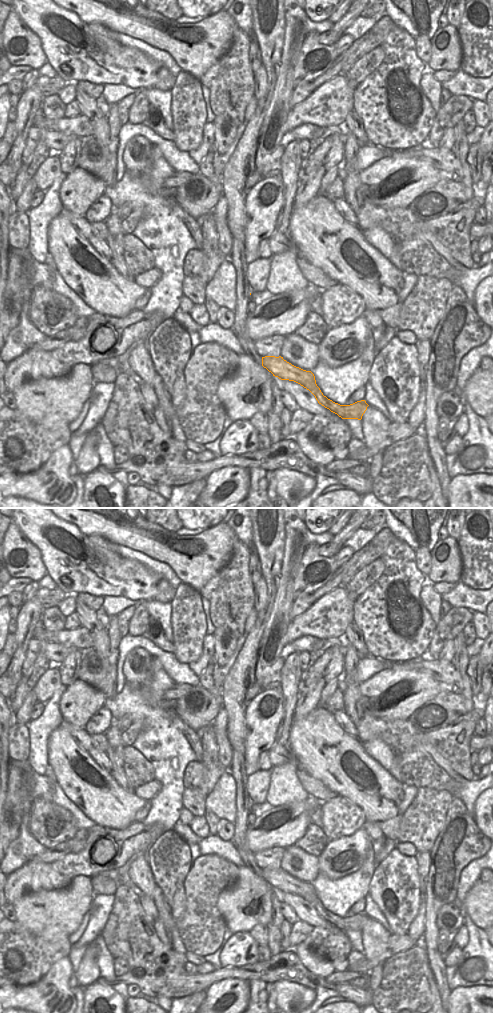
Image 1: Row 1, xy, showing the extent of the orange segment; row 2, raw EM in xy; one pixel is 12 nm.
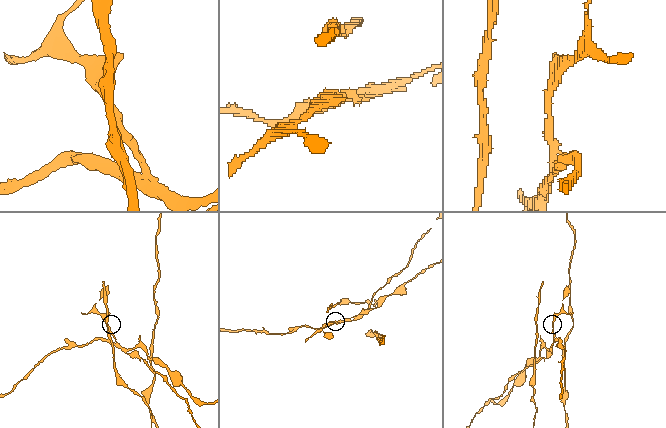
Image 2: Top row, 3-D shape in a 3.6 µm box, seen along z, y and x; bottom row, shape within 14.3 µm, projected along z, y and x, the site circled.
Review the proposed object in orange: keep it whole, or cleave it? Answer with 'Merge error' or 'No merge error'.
Merge error

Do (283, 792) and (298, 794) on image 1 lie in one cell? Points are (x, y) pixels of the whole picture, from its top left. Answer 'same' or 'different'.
same

